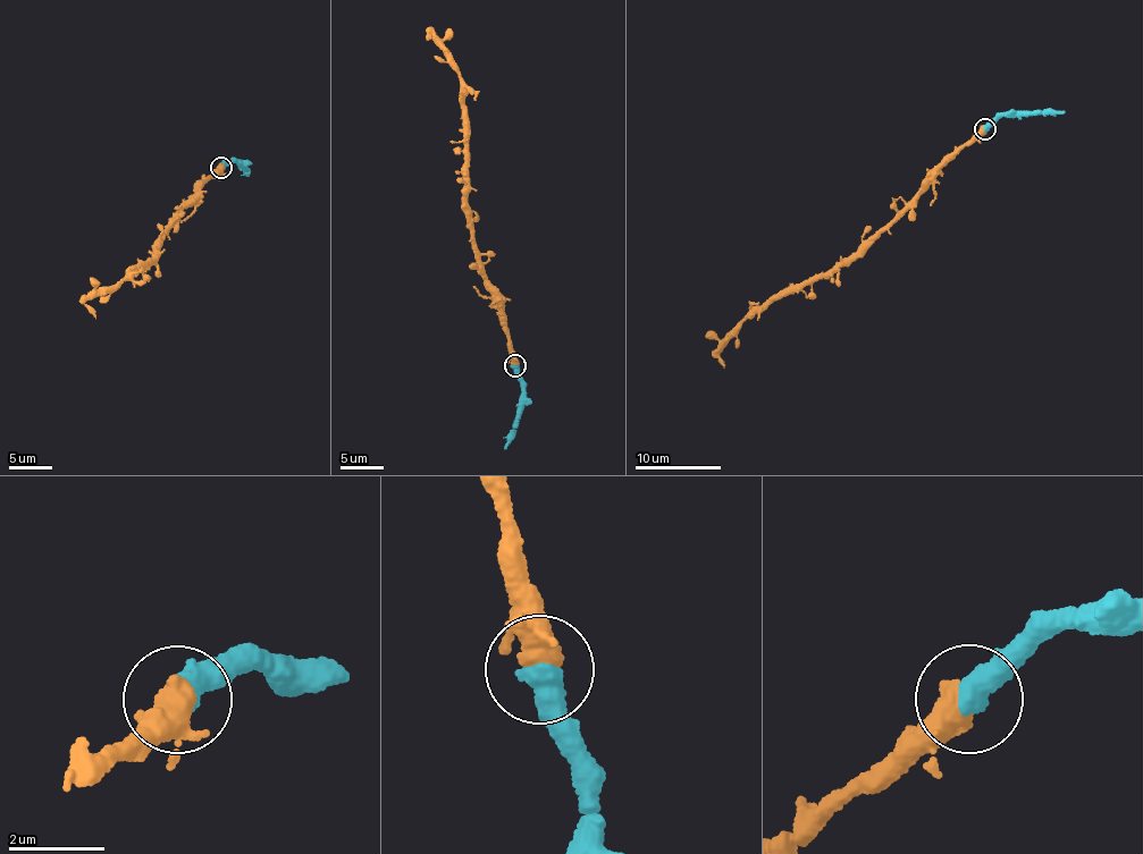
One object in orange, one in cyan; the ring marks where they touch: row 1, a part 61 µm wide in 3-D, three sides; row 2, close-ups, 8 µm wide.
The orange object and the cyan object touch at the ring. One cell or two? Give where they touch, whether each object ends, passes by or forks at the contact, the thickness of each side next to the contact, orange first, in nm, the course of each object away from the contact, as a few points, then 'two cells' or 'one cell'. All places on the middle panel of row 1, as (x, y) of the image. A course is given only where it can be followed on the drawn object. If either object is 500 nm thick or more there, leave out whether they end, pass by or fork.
place (514, 365); calibres 460 and 550 nm; course orange (514, 365), (505, 322), (473, 245), (464, 206), (464, 89), (448, 49), (429, 33), (427, 40); course cyan (514, 365), (522, 390), (522, 413), (515, 436), (504, 448); one cell

